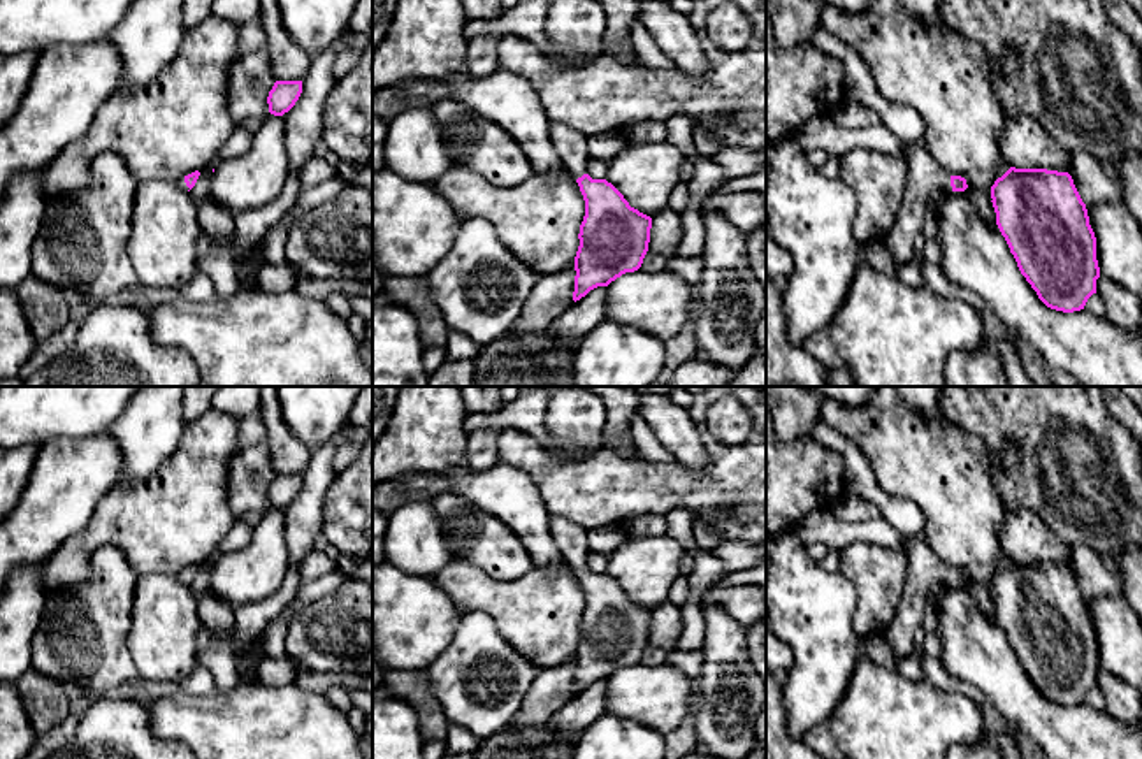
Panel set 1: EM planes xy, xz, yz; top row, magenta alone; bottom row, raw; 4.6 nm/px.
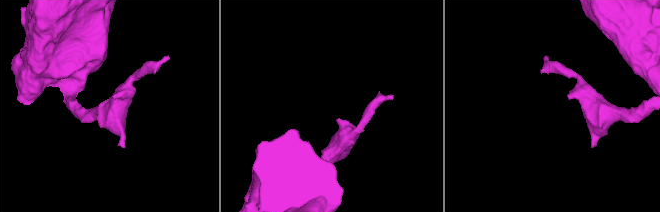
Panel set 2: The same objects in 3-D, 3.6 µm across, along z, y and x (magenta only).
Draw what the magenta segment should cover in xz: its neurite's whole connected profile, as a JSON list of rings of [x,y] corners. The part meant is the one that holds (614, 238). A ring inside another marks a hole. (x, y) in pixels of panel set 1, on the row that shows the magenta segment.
[[[548,121],[548,137],[585,200],[575,257],[576,302],[590,290],[608,286],[622,274],[641,267],[648,251],[652,218],[631,207],[611,183],[587,174],[589,149],[582,132]]]

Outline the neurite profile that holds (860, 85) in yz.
[[[820,25],[813,33],[813,46],[842,61],[845,69],[843,100],[856,100],[873,111],[880,125],[901,144],[926,146],[922,119],[910,107],[887,100],[878,91],[868,65],[845,42]]]

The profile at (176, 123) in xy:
[[[206,18],[188,28],[177,54],[146,84],[119,86],[97,111],[83,137],[65,146],[44,170],[44,199],[72,197],[88,190],[91,163],[102,153],[118,155],[137,184],[148,181],[179,181],[213,165],[223,142],[237,126],[227,109],[228,74],[241,56],[241,26]]]

